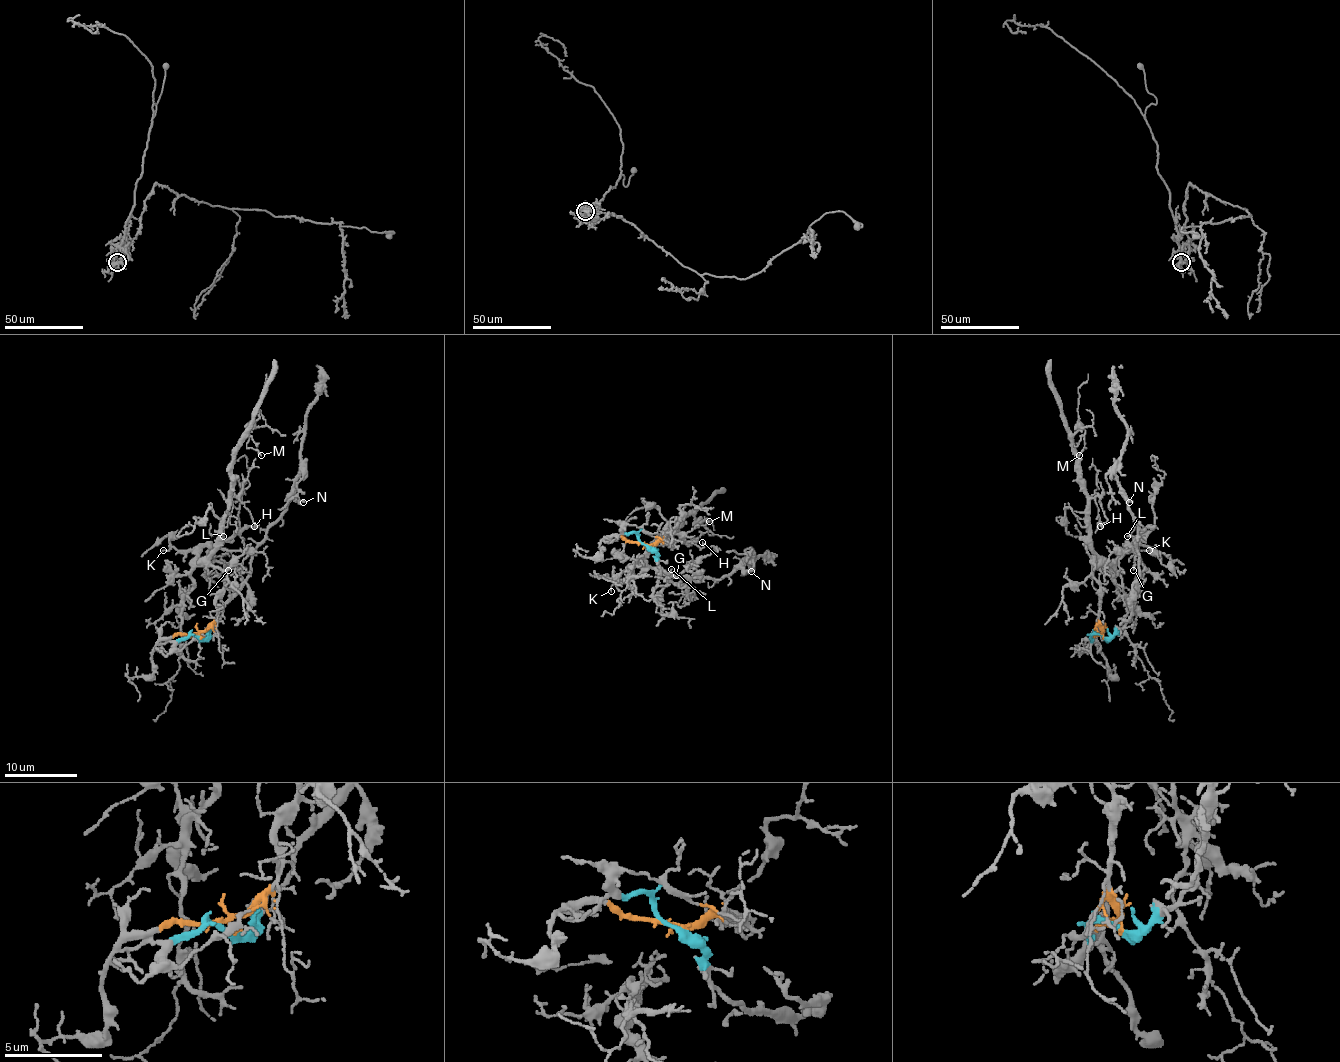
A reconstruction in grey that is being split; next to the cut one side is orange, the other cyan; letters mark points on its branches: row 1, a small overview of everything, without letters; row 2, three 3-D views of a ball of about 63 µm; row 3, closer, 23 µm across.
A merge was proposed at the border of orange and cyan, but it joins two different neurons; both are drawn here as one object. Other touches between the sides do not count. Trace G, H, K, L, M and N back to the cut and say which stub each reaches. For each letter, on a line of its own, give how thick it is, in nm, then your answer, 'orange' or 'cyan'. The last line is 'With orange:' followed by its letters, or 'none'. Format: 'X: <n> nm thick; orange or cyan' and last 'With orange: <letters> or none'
G: 90 nm thick; orange
H: 130 nm thick; orange
K: 110 nm thick; orange
L: 120 nm thick; orange
M: 110 nm thick; orange
N: 180 nm thick; cyan
With orange: G, H, K, L, M

